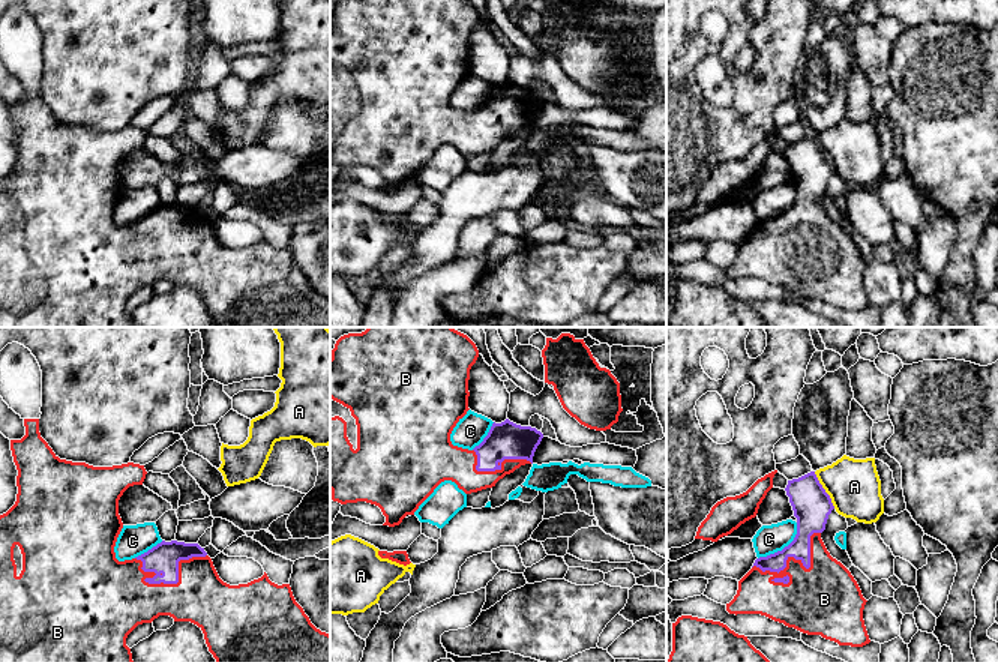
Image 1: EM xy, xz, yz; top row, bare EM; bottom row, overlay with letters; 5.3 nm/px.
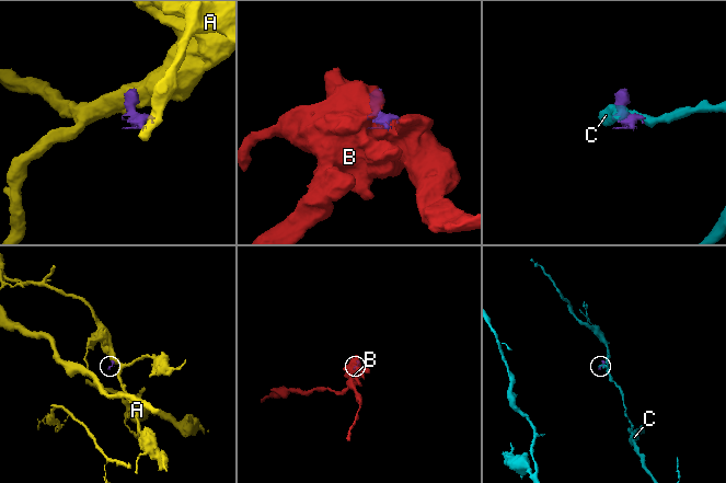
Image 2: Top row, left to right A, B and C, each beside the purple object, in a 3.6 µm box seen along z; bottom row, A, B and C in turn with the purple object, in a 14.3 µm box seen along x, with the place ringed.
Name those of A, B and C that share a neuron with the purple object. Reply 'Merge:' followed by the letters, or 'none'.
Merge: B

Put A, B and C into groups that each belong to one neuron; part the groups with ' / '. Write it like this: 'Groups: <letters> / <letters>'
Groups: A / B / C

